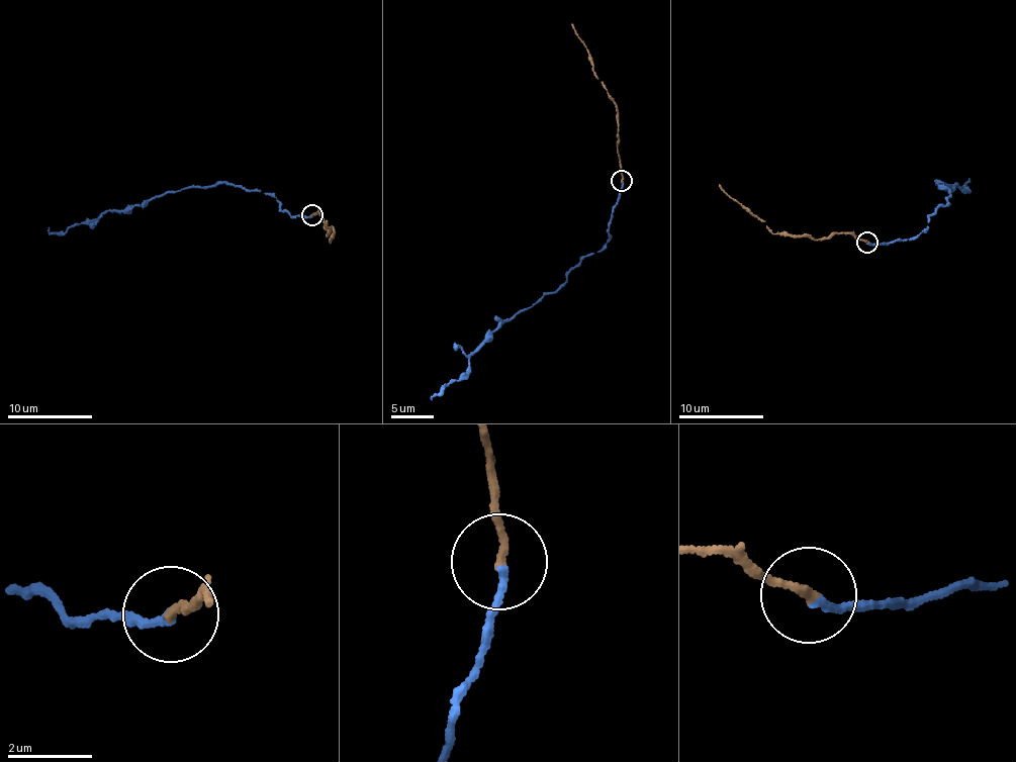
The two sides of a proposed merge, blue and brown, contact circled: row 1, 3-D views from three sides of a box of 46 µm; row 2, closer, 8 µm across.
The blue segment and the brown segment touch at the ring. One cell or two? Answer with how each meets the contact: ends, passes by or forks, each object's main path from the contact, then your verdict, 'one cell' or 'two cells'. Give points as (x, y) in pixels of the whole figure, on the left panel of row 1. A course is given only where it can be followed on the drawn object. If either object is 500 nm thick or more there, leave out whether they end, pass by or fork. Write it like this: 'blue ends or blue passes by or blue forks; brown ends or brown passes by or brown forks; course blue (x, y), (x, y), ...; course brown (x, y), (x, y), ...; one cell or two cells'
blue ends; brown ends; course blue (312, 215), (291, 215), (261, 190), (227, 181), (110, 210), (59, 233), (48, 227); course brown (310, 215), (319, 211), (328, 230), (333, 228), (336, 232), (331, 241), (327, 235), (331, 230), (326, 220); one cell

